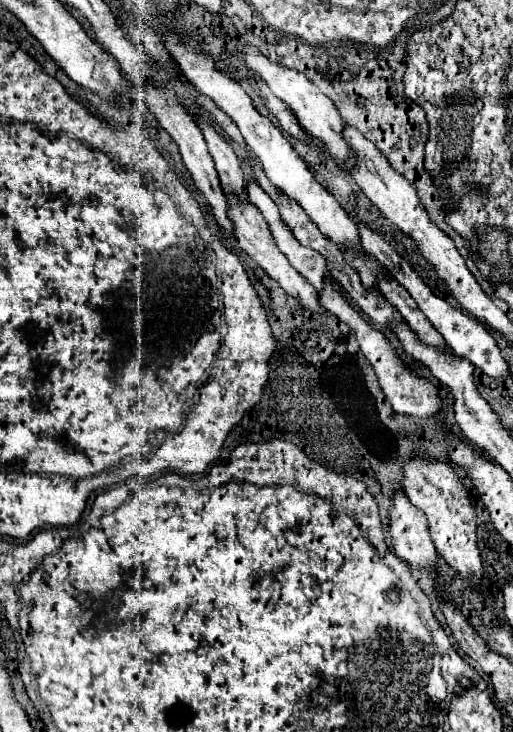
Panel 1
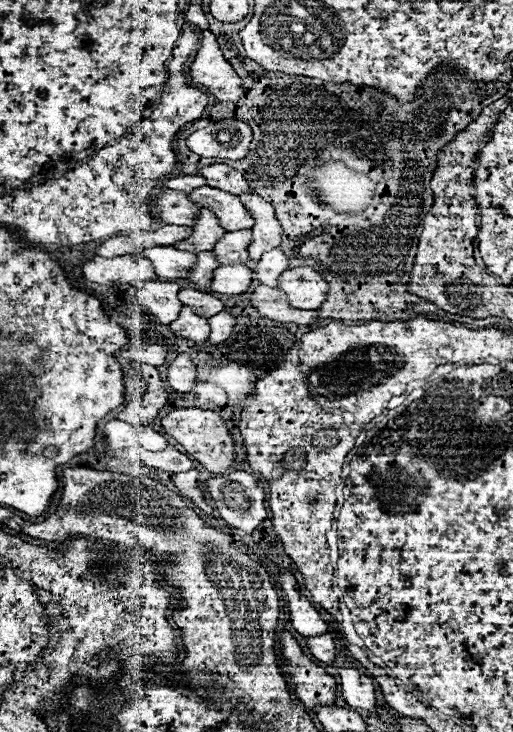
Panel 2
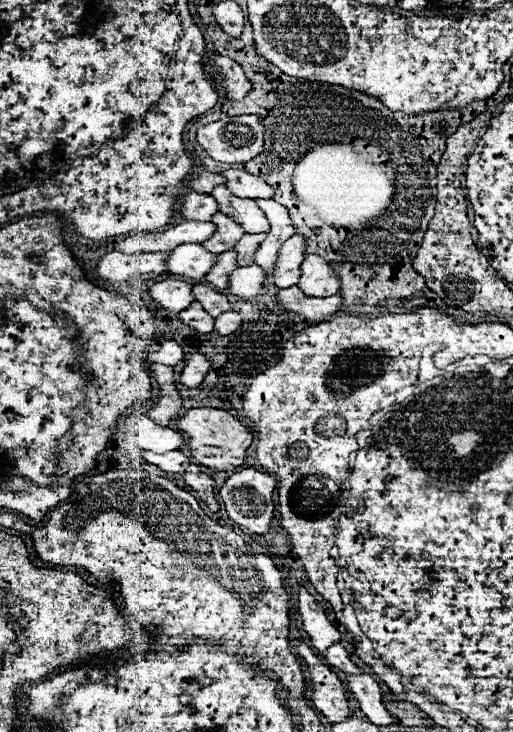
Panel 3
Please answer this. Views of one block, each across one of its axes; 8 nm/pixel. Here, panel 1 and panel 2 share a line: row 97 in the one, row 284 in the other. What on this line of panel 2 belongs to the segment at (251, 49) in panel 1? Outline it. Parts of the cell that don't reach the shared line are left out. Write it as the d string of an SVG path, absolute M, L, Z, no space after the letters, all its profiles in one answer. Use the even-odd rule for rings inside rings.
M308 266L286 270L284 276L278 278L276 288L282 290L290 306L298 310L318 310L328 292L326 280Z

